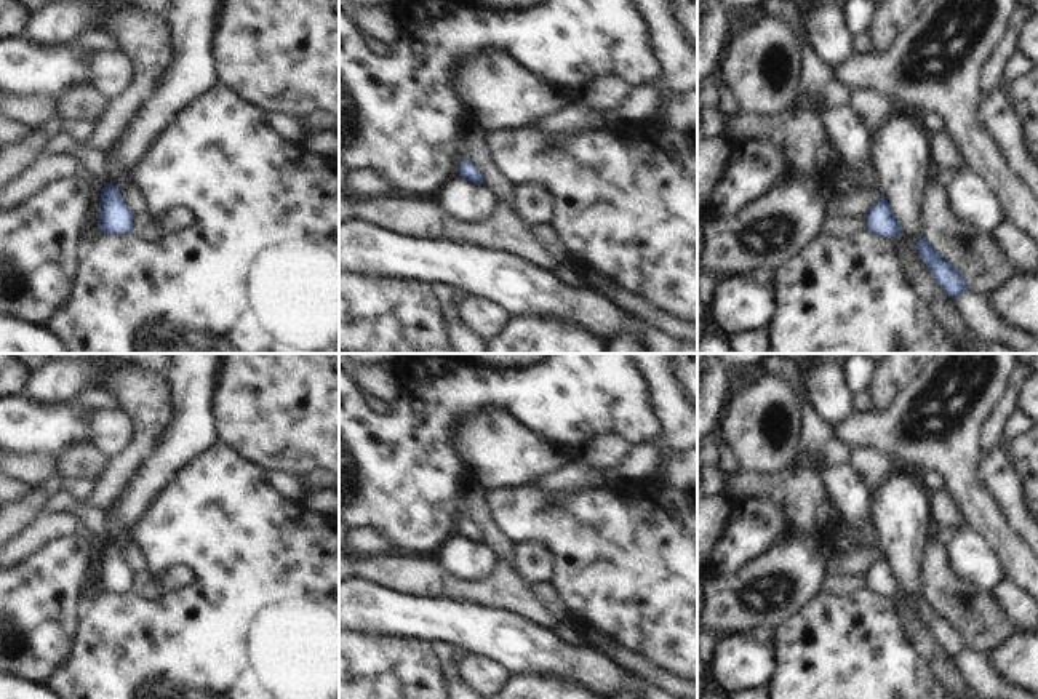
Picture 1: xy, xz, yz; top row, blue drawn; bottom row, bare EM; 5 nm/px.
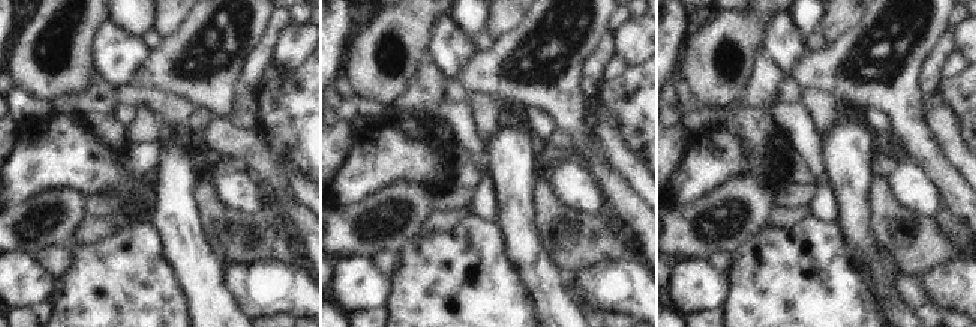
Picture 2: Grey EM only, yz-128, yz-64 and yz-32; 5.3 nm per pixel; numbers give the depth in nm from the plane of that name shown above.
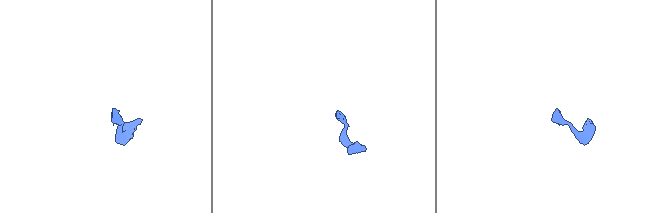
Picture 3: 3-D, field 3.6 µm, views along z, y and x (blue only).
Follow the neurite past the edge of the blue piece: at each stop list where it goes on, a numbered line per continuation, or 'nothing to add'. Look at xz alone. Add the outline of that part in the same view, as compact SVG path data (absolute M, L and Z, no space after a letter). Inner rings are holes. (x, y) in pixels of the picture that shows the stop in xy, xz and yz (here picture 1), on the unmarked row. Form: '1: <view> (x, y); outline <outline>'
nothing to add

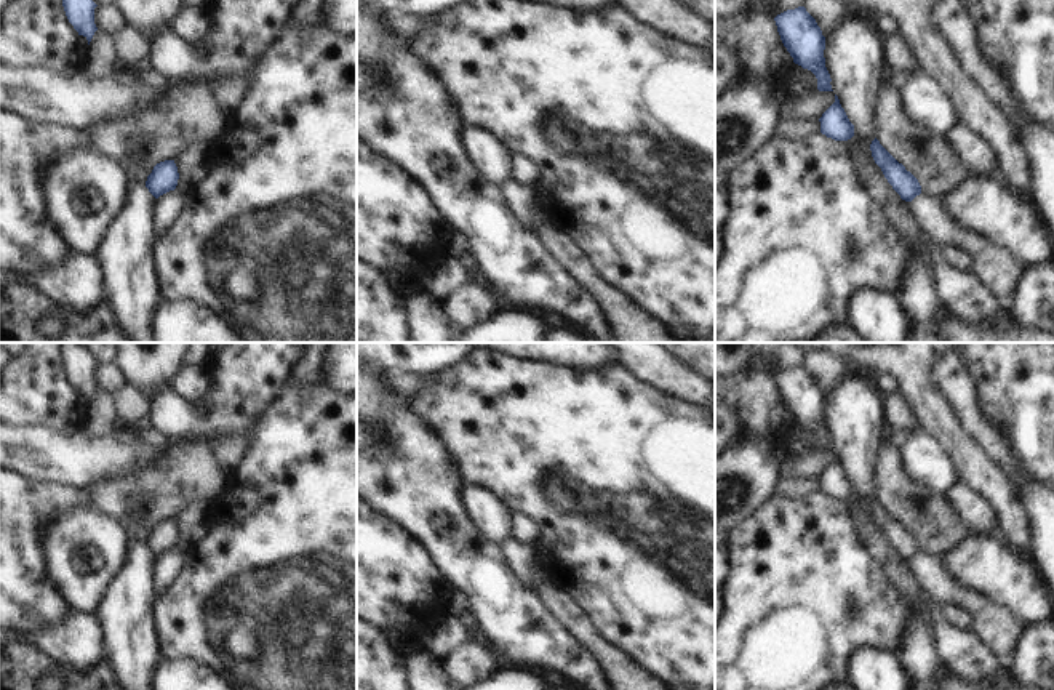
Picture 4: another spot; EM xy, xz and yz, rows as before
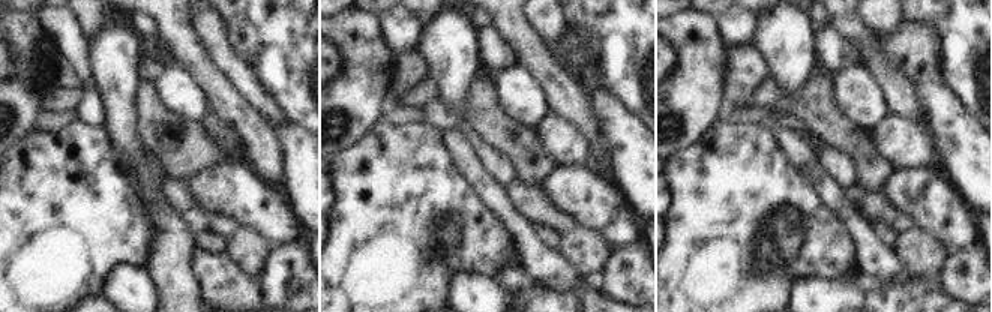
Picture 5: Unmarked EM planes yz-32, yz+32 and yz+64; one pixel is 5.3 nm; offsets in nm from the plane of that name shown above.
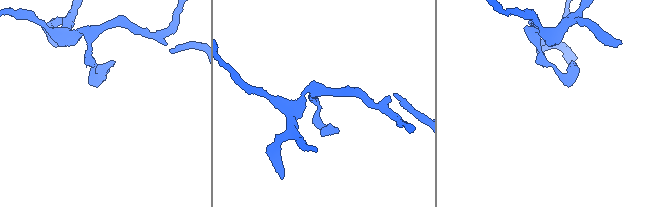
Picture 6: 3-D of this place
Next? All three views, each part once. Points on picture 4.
nothing to add

